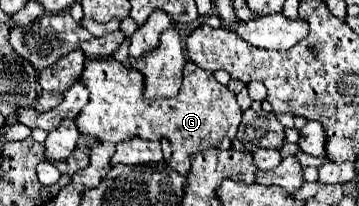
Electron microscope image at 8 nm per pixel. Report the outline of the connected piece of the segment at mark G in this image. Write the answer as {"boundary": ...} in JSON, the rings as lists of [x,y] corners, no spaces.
{"boundary":[[[115,58],[85,60],[81,82],[89,90],[89,102],[75,118],[81,134],[113,144],[133,136],[147,140],[167,138],[173,146],[173,154],[167,164],[183,176],[191,168],[191,154],[211,148],[227,150],[243,118],[243,110],[239,108],[235,94],[227,86],[219,84],[211,72],[199,70],[193,62],[187,62],[183,68],[183,84],[179,94],[167,100],[147,102],[143,98],[143,74],[135,68],[123,66]]]}

